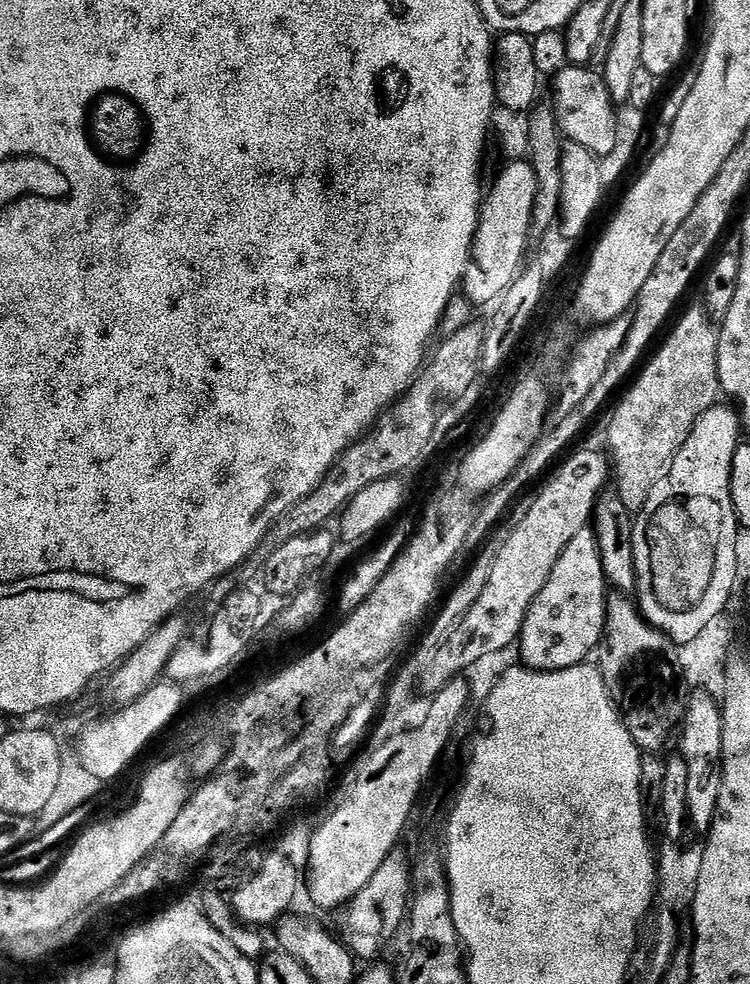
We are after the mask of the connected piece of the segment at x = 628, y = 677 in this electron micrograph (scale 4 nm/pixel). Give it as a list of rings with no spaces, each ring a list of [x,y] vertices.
[[[615,590],[607,593],[604,602],[604,634],[600,638],[598,645],[598,667],[602,678],[606,682],[606,690],[612,699],[612,705],[616,707],[616,711],[620,714],[626,730],[630,734],[630,738],[634,738],[636,745],[640,747],[641,753],[644,754],[660,754],[663,748],[667,746],[668,739],[673,739],[674,733],[677,731],[678,725],[682,720],[682,700],[672,696],[672,692],[668,689],[668,684],[662,677],[656,676],[656,672],[652,669],[652,664],[648,660],[656,660],[660,656],[660,652],[664,652],[670,647],[669,641],[664,633],[657,632],[643,616],[637,601],[627,598],[625,593]]]

